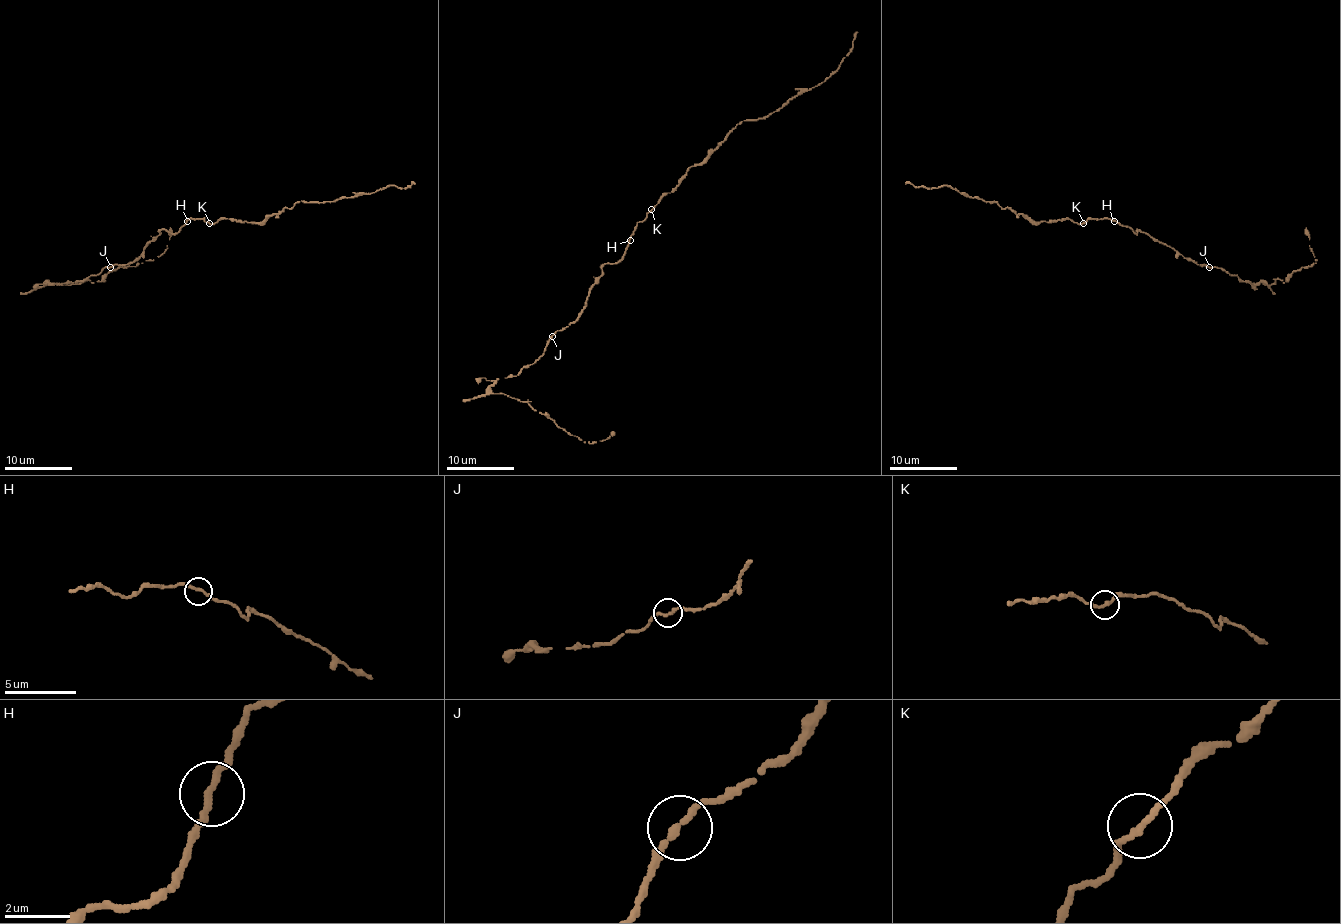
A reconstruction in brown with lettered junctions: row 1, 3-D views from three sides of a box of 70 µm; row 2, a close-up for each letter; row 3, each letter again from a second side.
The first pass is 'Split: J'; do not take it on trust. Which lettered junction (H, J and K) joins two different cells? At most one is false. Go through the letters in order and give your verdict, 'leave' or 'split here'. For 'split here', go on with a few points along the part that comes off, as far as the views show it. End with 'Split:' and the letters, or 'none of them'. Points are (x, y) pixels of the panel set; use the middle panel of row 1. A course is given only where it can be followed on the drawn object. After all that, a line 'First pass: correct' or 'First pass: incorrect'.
H: leave
J: leave
K: leave
Split: none of them
First pass: incorrect

